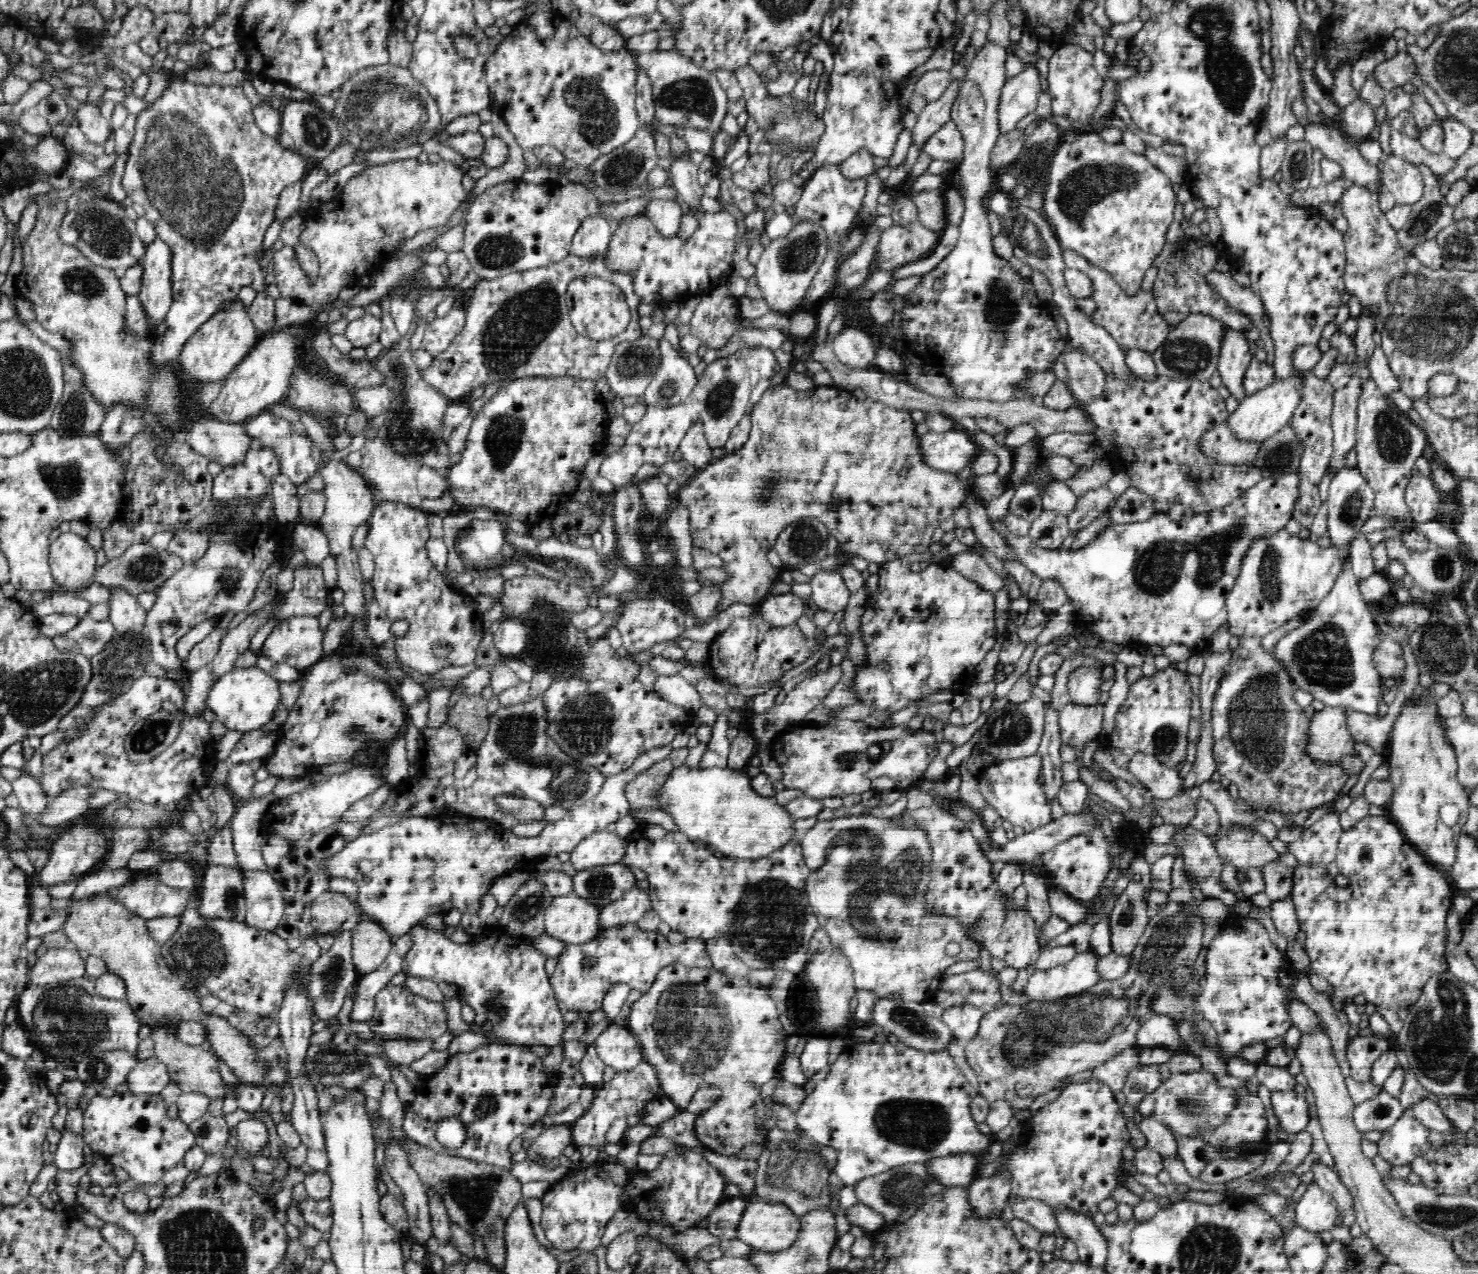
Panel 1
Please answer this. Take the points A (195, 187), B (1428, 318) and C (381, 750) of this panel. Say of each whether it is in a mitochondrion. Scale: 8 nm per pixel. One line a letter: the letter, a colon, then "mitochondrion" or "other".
A: mitochondrion
B: mitochondrion
C: other

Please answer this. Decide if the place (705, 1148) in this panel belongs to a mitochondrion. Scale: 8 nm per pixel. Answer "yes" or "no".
no

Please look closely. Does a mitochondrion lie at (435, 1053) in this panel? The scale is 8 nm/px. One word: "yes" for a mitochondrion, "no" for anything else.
no

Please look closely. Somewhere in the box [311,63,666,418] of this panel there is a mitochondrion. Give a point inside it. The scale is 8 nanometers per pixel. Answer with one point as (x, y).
(513, 333)

